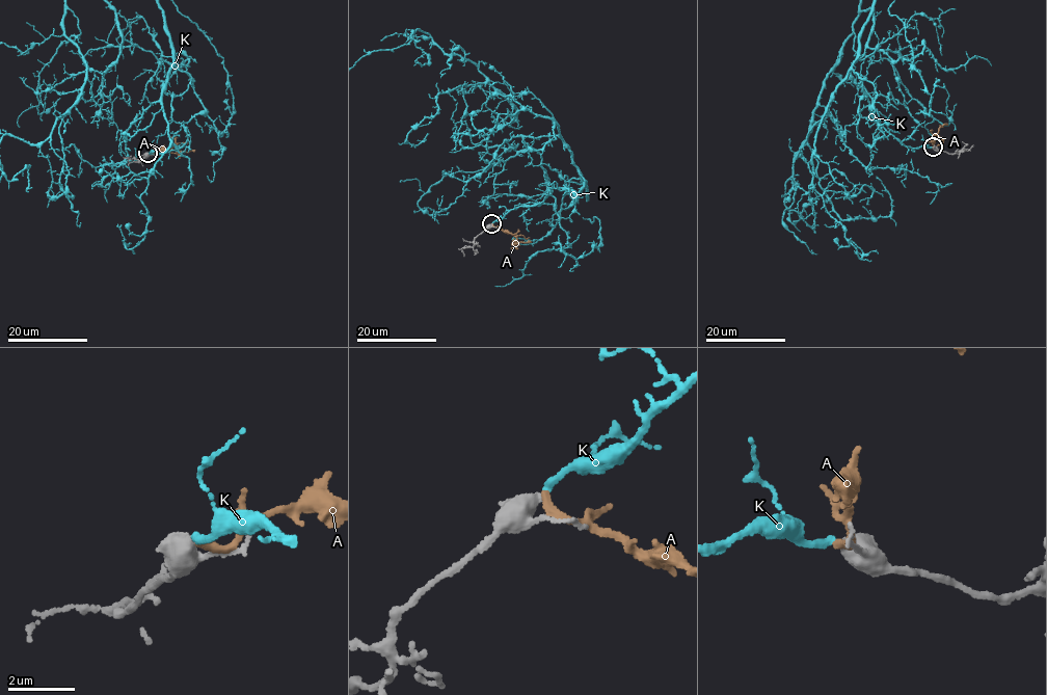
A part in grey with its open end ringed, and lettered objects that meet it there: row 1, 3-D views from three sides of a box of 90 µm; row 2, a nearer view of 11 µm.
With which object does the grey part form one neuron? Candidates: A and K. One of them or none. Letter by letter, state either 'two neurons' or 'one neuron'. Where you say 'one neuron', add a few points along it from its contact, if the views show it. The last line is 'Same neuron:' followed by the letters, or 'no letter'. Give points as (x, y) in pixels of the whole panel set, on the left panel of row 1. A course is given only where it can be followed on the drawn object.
A: two neurons
K: one neuron
Same neuron: K

